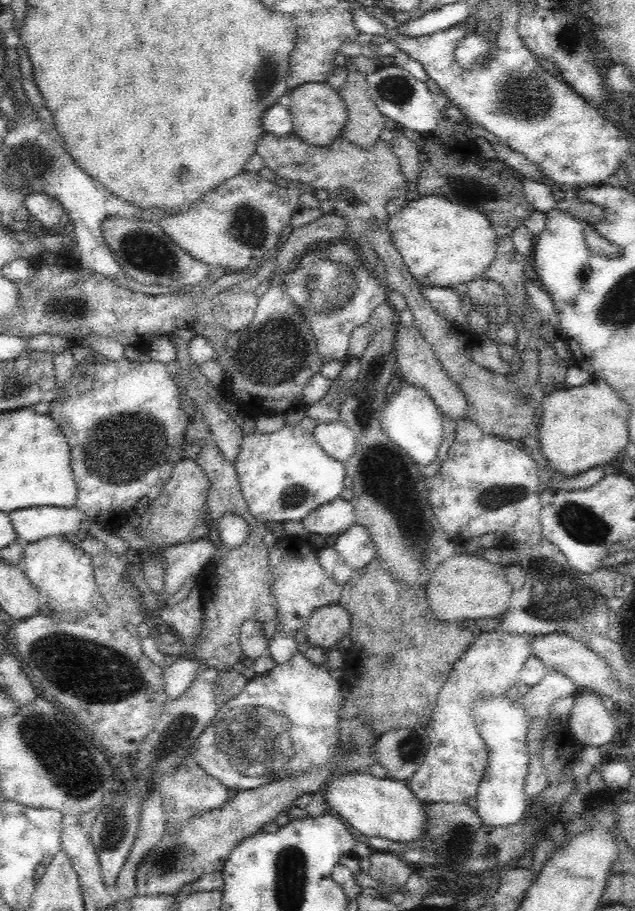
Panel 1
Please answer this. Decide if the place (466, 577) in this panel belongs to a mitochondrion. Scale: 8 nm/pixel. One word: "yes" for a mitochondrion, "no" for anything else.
no

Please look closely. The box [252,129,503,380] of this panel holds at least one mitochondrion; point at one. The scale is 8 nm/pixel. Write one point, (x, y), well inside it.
(331, 290)

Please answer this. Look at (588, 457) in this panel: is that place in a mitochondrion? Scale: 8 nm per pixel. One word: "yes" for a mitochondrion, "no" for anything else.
no

